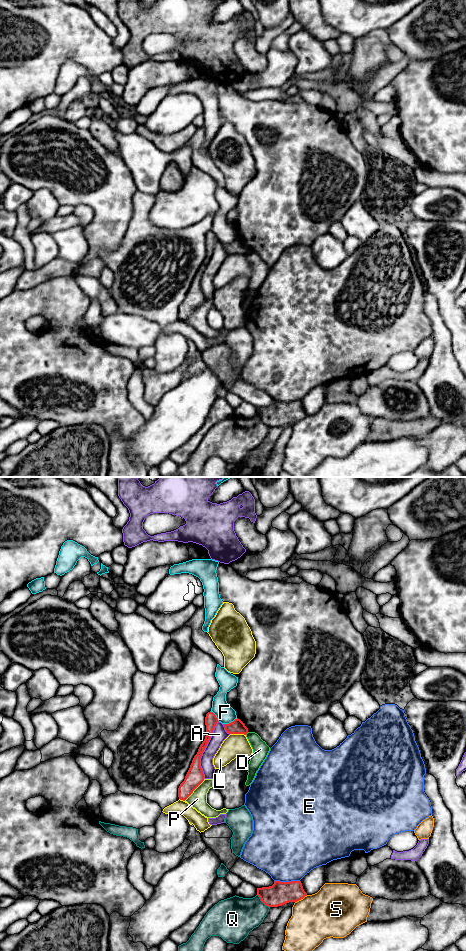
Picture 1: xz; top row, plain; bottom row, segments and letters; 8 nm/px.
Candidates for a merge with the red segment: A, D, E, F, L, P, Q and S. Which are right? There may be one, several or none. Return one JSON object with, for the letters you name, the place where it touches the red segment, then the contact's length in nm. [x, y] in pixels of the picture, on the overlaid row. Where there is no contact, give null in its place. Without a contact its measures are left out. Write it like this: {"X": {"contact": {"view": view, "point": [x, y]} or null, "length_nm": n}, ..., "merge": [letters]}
{"merge": []}

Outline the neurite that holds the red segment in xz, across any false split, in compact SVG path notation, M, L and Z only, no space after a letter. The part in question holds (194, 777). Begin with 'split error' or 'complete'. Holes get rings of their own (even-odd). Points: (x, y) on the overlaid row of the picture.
complete; M208 712L205 717L206 736L200 745L197 754L194 756L190 768L185 776L184 781L178 788L178 797L180 800L185 801L193 791L204 781L204 774L200 766L200 758L204 752L213 730L218 723L218 718L213 712Z

